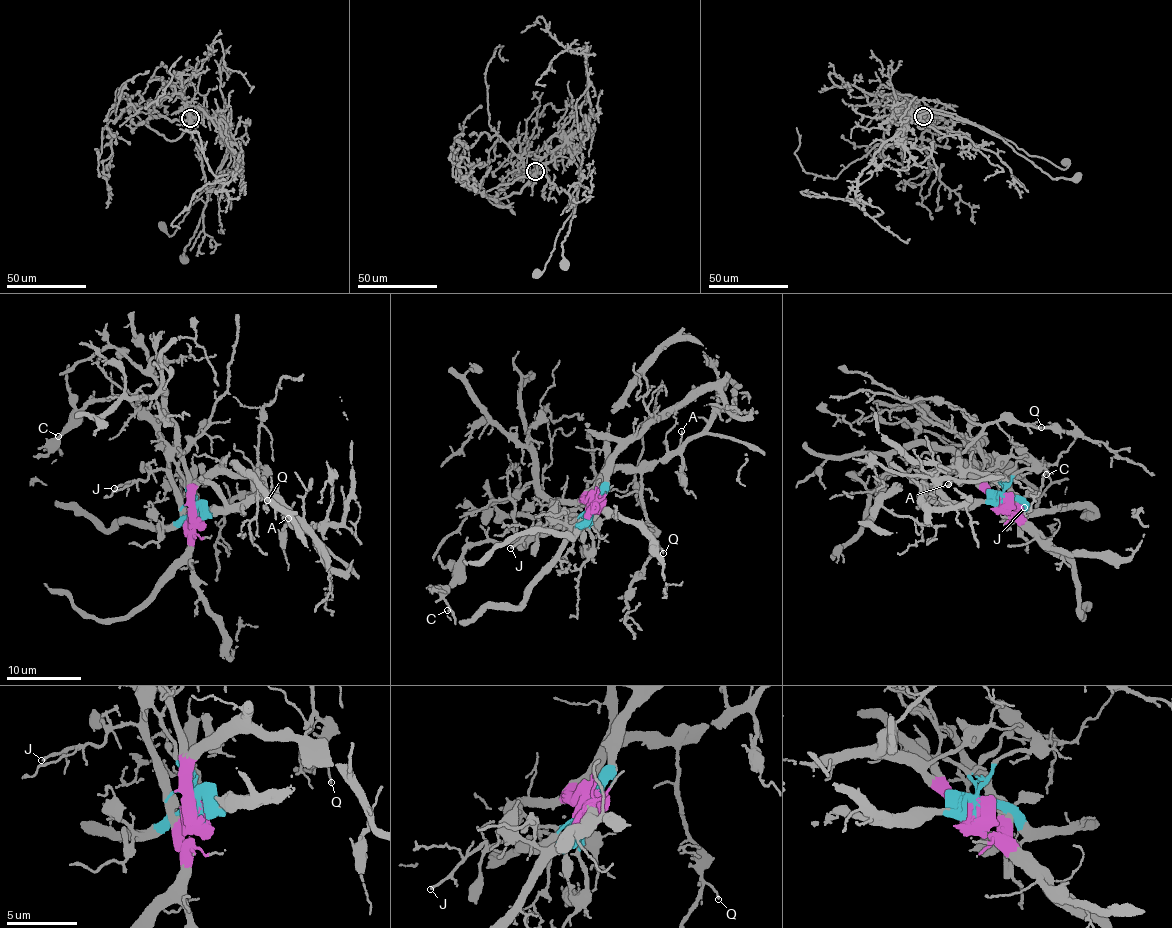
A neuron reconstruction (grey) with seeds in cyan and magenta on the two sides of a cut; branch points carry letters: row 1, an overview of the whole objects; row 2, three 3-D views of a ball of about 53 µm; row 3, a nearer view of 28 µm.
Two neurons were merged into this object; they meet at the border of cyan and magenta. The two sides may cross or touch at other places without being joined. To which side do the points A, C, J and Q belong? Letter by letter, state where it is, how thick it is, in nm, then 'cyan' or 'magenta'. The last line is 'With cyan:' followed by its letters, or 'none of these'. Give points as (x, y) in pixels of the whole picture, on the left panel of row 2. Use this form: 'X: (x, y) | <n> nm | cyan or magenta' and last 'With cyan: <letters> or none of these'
A: (288, 518) | 80 nm | magenta
C: (58, 436) | 90 nm | magenta
J: (114, 488) | 170 nm | magenta
Q: (267, 500) | 130 nm | magenta
With cyan: none of these

